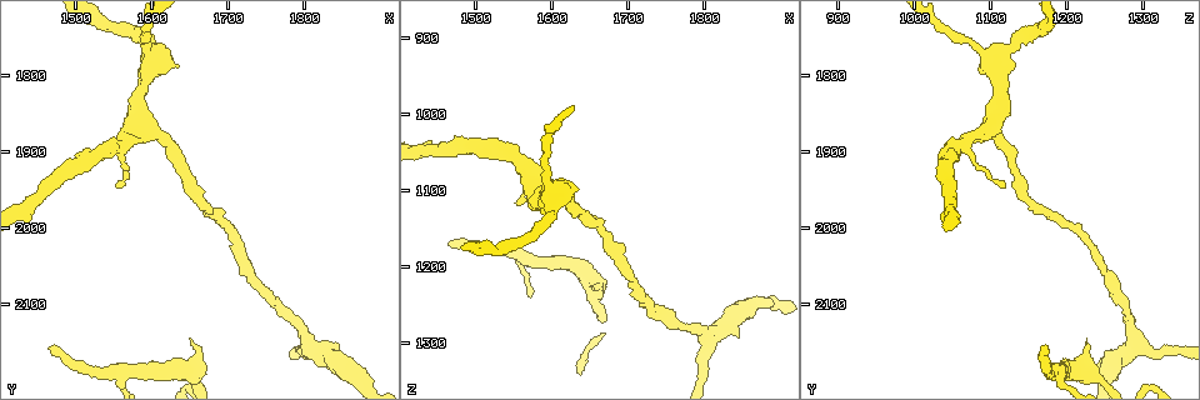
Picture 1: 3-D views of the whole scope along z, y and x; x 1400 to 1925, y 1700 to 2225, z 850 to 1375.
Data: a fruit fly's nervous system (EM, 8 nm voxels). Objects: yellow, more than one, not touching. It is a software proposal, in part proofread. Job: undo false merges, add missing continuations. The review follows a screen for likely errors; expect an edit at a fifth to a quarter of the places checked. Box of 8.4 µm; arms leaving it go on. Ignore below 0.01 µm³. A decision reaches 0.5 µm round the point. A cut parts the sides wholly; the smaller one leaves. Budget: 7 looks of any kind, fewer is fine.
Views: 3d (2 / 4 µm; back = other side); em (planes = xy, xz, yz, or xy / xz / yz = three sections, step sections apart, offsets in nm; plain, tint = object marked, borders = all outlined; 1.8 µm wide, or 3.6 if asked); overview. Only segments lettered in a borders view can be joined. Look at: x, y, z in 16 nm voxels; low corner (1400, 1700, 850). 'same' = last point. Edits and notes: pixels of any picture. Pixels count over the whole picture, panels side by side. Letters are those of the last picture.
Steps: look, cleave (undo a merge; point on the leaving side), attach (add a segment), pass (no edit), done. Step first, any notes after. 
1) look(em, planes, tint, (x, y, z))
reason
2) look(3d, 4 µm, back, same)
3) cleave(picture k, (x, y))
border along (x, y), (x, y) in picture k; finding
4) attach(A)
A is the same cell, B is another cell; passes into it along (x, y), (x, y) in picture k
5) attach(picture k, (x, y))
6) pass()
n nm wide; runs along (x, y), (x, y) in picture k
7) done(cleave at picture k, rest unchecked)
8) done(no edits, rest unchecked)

look(em, planes, tint, (1560, 1895, 1065))
branch point

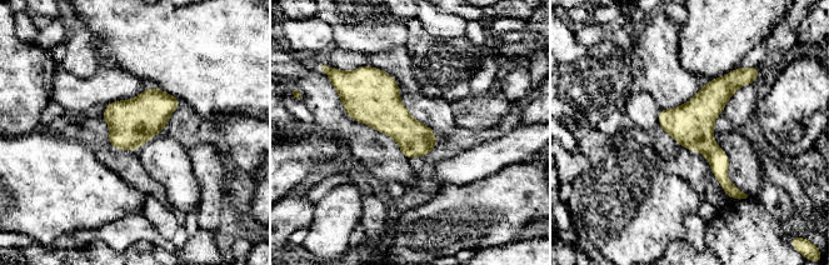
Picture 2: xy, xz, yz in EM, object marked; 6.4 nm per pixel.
look(em, planes, borders, same)

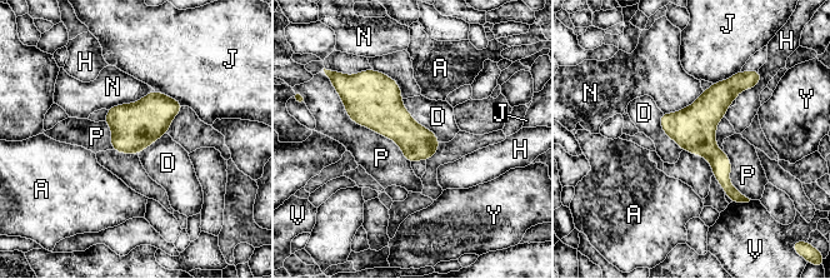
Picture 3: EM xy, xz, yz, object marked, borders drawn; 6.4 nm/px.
pass()
220 nm wide; A, D, H, J, N, P, V and Y are other cells; border along (401, 99), (410, 115), (440, 142) in picture 3; continuous, no second neuron

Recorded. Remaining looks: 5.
look(em, planes, borders, (1805, 2150, 1290))
arms part here

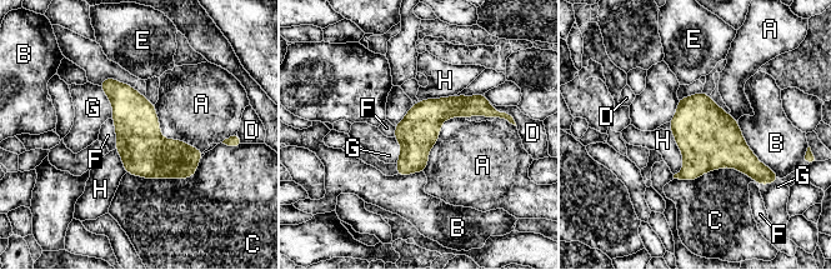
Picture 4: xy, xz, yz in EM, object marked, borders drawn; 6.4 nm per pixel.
pass()
A, B, C, D, E, F, G and H are other cells; all the same neuron

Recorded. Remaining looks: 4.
look(3d, 2 µm, (1650, 2145, 1225))
branch stops here

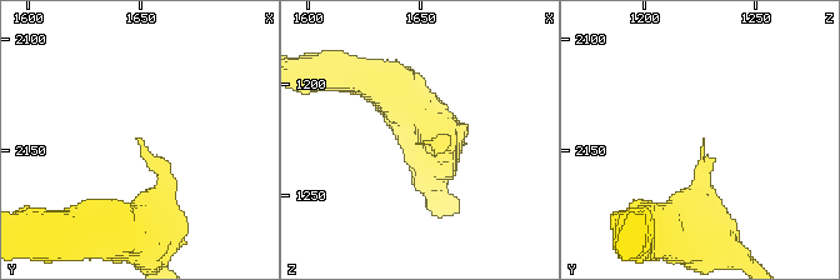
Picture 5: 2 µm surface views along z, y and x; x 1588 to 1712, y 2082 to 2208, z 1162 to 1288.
look(em, planes, borders, (1651, 2146, 1227))
shape alone is not enough

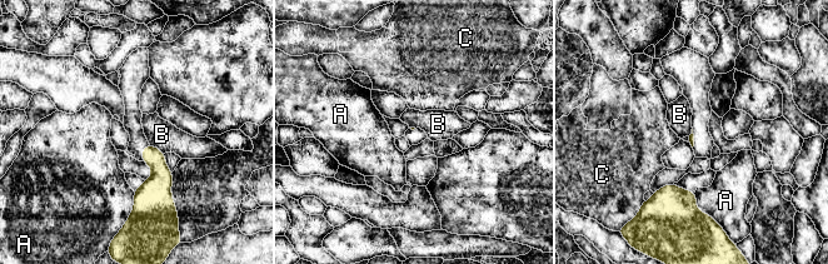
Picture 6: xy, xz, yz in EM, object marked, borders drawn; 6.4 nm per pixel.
pass()
A, B and C are other cells; border along (149, 143), (164, 153) in picture 6; no lettered segment goes on from it

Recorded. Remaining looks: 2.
done(no edits, rest unchecked)

